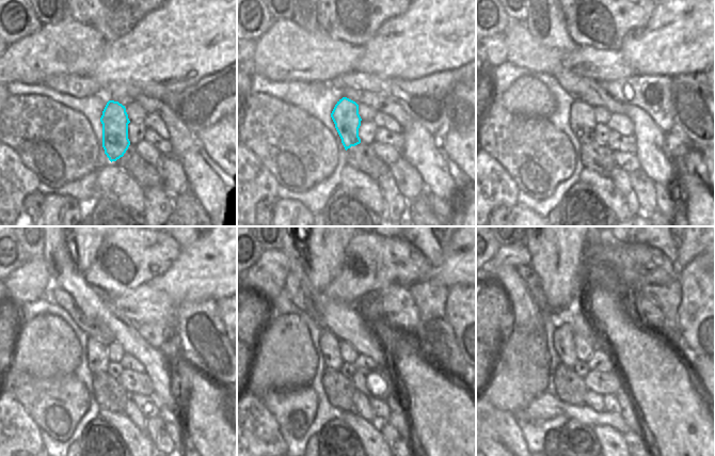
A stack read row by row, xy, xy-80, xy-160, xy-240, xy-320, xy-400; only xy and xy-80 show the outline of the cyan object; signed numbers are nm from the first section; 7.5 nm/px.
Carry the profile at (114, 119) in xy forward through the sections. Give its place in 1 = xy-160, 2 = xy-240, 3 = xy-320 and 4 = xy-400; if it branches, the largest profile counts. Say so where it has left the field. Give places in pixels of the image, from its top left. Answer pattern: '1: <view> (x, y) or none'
1: xy-160 (583, 122)
2: xy-240 (98, 359)
3: xy-320 (330, 347)
4: xy-400 (565, 340)

